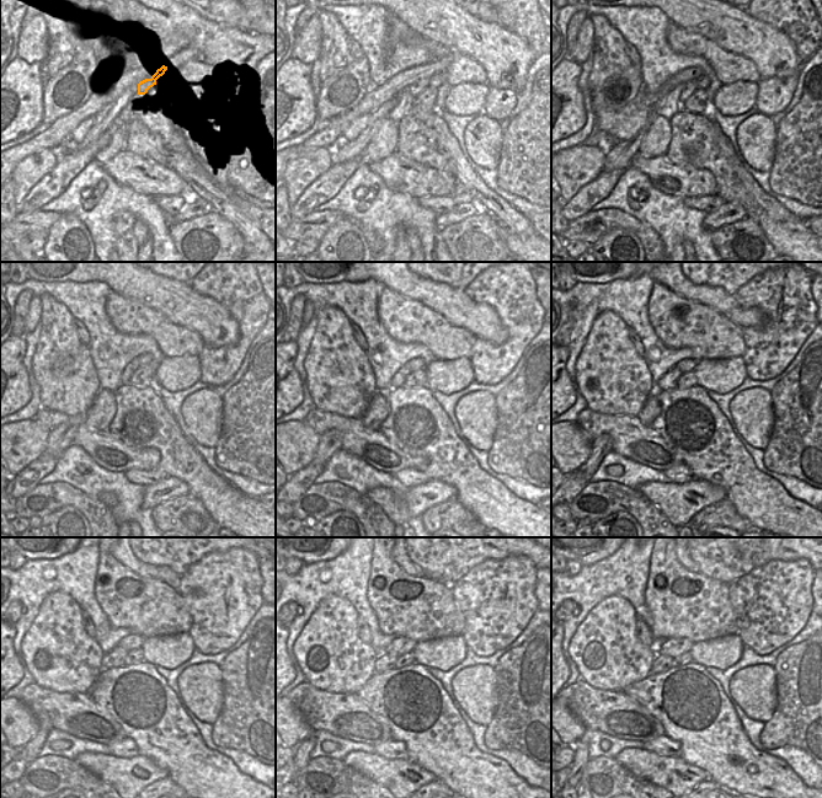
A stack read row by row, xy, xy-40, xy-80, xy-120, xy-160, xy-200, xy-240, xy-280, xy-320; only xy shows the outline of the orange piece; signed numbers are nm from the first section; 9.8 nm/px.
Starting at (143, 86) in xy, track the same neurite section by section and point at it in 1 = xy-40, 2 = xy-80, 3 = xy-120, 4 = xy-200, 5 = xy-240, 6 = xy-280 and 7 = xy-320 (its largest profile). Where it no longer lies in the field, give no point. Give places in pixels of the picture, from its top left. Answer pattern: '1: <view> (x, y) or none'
1: xy-40 (415, 89)
2: xy-80 (688, 89)
3: xy-120 (128, 371)
4: xy-200 (668, 381)
5: xy-240 (116, 658)
6: xy-280 (384, 663)
7: xy-320 (661, 663)

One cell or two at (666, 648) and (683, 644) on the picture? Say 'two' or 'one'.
one

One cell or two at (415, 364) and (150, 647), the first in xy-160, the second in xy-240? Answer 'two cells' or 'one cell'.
two cells

